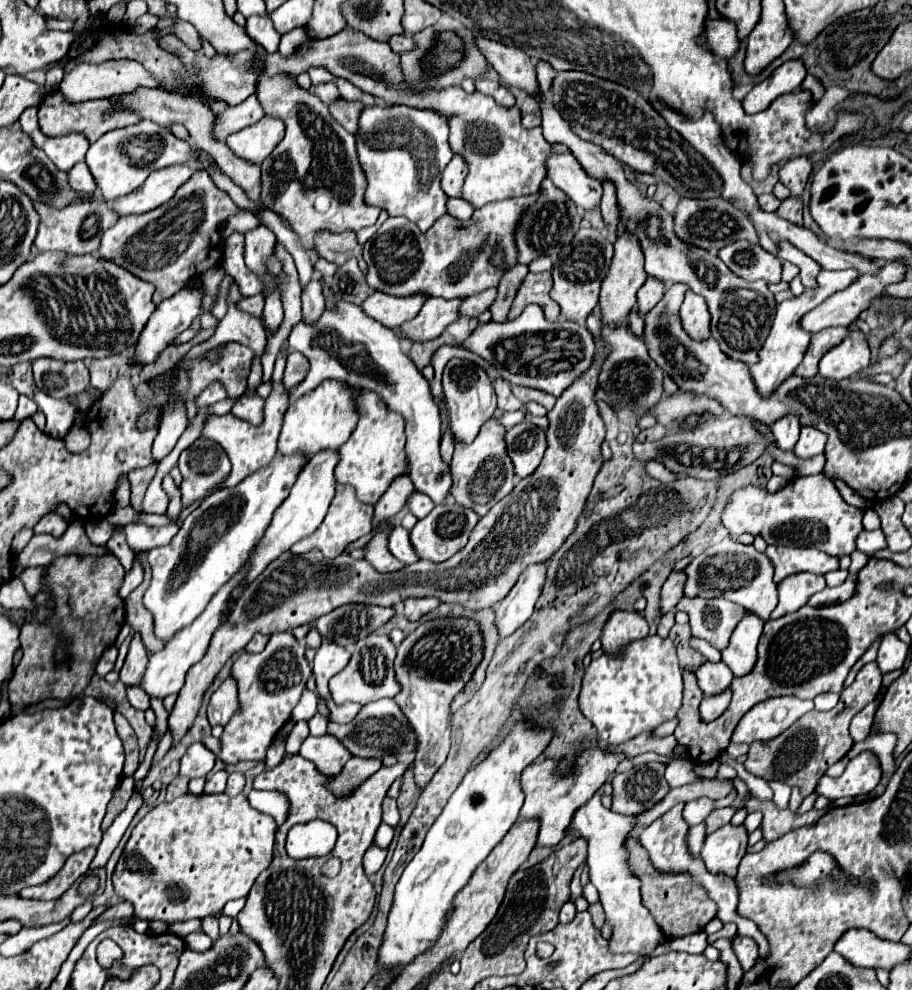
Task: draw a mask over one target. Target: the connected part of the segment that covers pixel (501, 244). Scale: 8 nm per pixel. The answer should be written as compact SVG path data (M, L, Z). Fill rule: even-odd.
M538 193L512 197L506 201L490 203L474 211L466 221L452 217L450 213L442 215L426 233L422 233L406 217L388 217L380 229L364 245L364 261L368 265L366 283L378 291L390 295L410 295L426 293L430 297L460 297L482 293L490 287L498 287L506 271L518 265L516 249L516 229L524 213L540 197ZM504 253L504 265L492 265L492 257ZM466 263L464 273L454 273L452 265Z

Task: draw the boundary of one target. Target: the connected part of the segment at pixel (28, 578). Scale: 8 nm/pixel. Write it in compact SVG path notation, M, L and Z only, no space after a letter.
M28 567L28 569L24 569L20 575L18 575L18 579L24 583L24 587L26 587L26 591L30 593L30 595L36 595L42 587L40 587L40 577L42 577L42 567Z

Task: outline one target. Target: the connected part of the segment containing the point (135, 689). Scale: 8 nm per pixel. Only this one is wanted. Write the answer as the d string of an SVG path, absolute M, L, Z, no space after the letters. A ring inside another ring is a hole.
M138 685L126 687L126 693L128 693L128 701L130 701L136 709L146 711L146 709L150 707L150 697L146 697L146 693L142 693L142 689L140 689Z

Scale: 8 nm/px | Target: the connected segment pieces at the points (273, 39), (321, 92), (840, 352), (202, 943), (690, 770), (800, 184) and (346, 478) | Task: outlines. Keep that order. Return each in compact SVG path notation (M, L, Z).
M252 15L246 19L245 29L248 35L254 37L254 41L258 41L258 45L262 45L268 53L274 53L278 49L280 33L274 29L274 25L268 17Z
M320 83L320 85L312 85L310 87L310 91L314 93L314 95L318 95L326 105L334 99L334 97L338 97L340 93L338 93L338 87L334 85L334 83Z
M852 331L840 345L832 347L818 365L818 373L822 377L830 377L834 381L852 377L854 373L866 369L870 363L870 349L864 333Z
M190 933L184 937L184 941L186 941L186 947L194 951L206 951L210 947L210 939L202 933Z
M672 757L672 759L668 759L666 781L668 781L672 787L694 783L702 779L702 777L696 775L694 763L692 763L688 757Z
M794 157L786 161L780 169L780 181L792 191L792 195L802 195L812 173L812 163L808 157Z
M360 391L356 399L358 423L348 441L338 449L340 461L334 469L334 477L336 483L352 485L356 489L356 497L362 503L376 505L378 497L388 489L390 481L408 471L408 461L404 453L406 435L402 433L402 417L398 417L398 413L390 413L376 393Z

